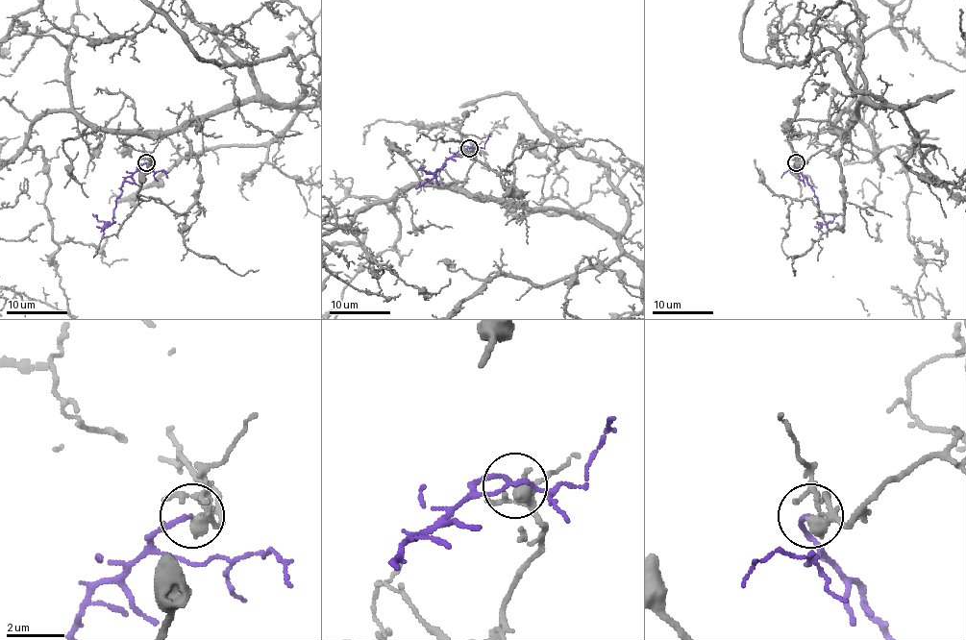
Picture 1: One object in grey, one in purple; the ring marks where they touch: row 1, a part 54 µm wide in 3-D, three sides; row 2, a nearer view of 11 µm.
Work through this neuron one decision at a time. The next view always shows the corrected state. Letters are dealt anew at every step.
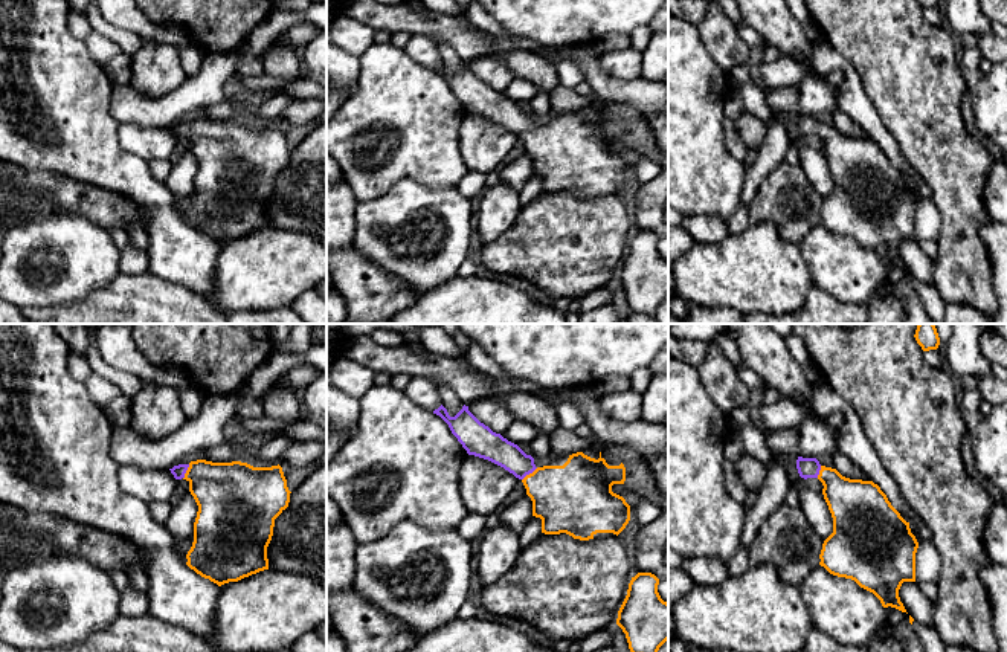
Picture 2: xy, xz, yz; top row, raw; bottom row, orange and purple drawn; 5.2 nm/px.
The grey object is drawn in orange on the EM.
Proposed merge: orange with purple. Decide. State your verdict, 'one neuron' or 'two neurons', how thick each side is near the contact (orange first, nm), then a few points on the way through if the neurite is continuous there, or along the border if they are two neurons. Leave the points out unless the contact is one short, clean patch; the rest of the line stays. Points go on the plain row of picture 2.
one neuron; calibres 360 and 150 nm; way xz (569, 156), (530, 132), (513, 116), (492, 104)

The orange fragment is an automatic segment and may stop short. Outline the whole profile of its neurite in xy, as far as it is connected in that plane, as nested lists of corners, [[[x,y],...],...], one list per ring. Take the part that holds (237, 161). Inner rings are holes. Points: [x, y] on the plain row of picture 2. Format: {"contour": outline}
{"contour": [[[197,118],[169,128],[175,137],[183,136],[189,140],[189,150],[198,163],[186,223],[218,244],[269,228],[267,205],[273,194],[275,177],[288,165],[291,151],[282,125]]]}

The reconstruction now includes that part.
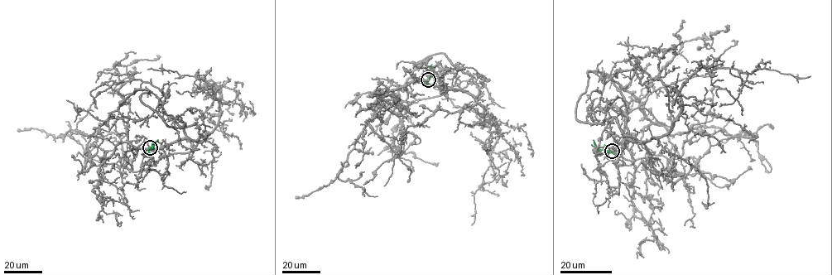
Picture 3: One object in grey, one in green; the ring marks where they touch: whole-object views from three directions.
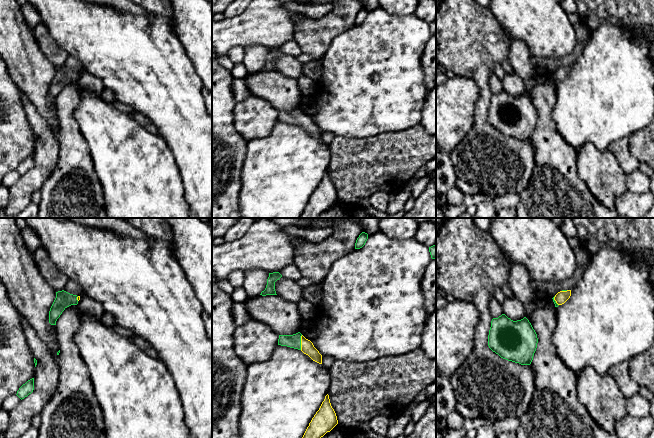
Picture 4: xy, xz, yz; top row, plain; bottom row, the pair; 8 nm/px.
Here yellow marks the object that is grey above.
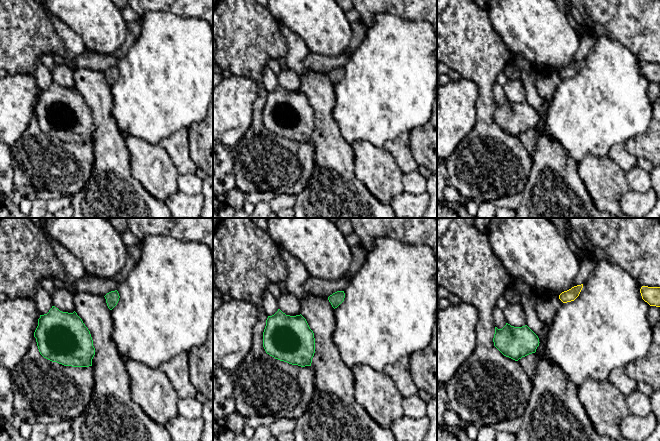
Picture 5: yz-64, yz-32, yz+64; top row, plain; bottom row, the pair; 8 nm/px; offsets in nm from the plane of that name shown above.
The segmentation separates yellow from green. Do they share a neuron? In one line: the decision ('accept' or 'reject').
accept

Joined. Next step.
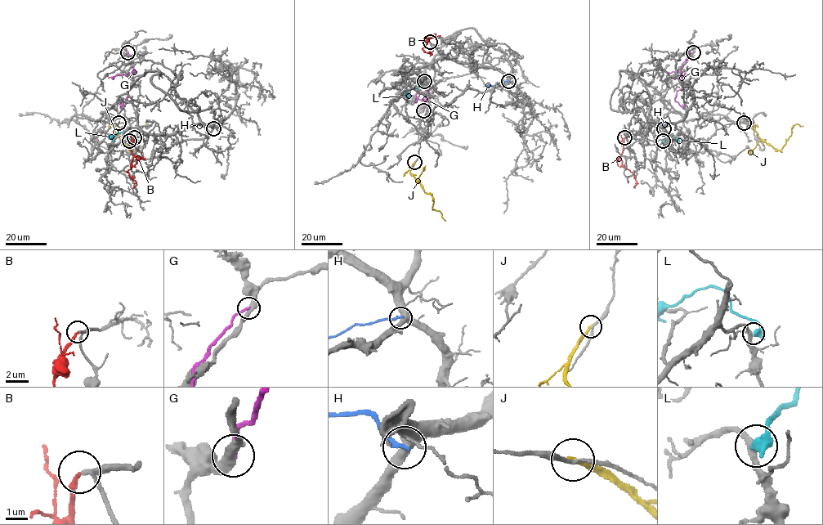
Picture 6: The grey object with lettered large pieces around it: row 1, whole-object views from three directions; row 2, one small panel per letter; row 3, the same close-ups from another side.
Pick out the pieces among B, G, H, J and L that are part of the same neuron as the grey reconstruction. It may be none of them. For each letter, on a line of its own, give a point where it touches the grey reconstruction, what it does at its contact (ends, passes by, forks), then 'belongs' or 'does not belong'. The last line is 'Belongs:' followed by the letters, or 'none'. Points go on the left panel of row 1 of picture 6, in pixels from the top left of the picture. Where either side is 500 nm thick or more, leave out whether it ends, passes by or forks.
B: meets grey at (134, 137); it ends there; belongs
G: meets grey at (127, 52); it ends there; does not belong
H: meets grey at (213, 128); it ends there; does not belong
J: meets grey at (118, 123); it ends there; does not belong
L: meets grey at (129, 141); does not belong
Belongs: B

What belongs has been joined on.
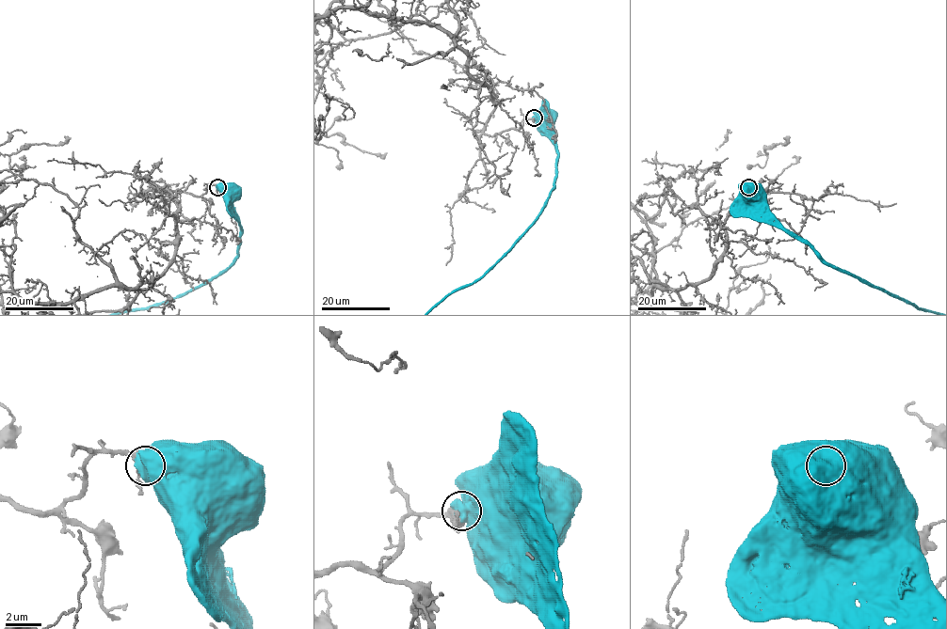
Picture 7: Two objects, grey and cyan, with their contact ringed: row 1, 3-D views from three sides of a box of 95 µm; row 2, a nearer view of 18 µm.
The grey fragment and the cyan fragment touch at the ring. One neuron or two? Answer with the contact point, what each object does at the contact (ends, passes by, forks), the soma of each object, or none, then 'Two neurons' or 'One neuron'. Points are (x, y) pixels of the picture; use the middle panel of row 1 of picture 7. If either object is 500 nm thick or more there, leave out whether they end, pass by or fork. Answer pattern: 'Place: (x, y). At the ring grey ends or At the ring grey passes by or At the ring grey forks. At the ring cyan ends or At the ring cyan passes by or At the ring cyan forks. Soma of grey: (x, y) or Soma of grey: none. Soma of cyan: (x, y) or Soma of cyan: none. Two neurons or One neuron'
Place: (534, 117). Soma of grey: none. Soma of cyan: (545, 117). Two neurons

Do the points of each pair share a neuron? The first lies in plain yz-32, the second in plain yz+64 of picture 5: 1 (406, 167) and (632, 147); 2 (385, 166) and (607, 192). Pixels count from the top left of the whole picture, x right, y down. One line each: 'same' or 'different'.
1: different
2: same

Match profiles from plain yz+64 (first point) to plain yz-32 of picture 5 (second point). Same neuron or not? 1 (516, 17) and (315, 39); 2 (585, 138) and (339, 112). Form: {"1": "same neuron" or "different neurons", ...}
{"1": "same neuron", "2": "same neuron"}

